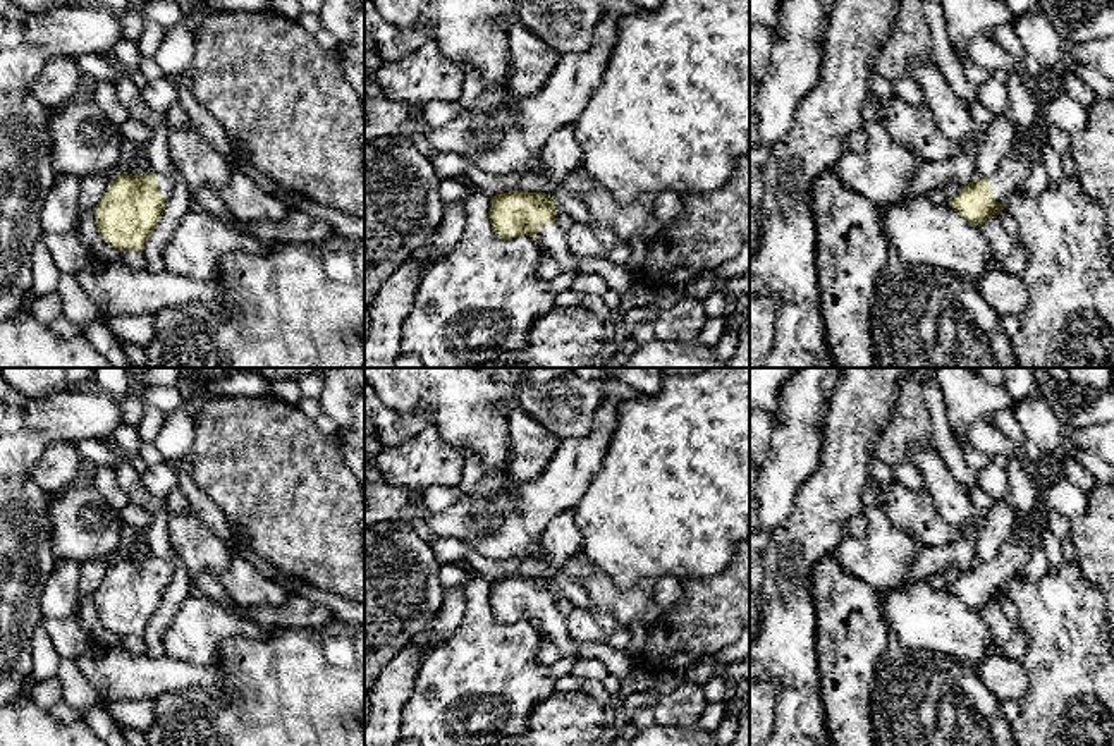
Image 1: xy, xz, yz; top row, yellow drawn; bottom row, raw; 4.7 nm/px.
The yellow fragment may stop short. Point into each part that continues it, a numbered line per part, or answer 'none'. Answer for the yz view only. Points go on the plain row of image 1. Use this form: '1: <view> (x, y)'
1: yz (1009, 562)

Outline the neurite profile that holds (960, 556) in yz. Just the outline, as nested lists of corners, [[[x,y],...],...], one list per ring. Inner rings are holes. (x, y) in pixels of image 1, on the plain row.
[[[966,524],[959,531],[958,541],[920,552],[901,586],[927,583],[932,576],[942,576],[949,569],[970,569],[976,562],[978,531],[973,524]]]

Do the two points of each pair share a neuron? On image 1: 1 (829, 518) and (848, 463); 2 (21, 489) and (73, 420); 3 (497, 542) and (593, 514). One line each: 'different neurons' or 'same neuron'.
1: same neuron
2: same neuron
3: different neurons

